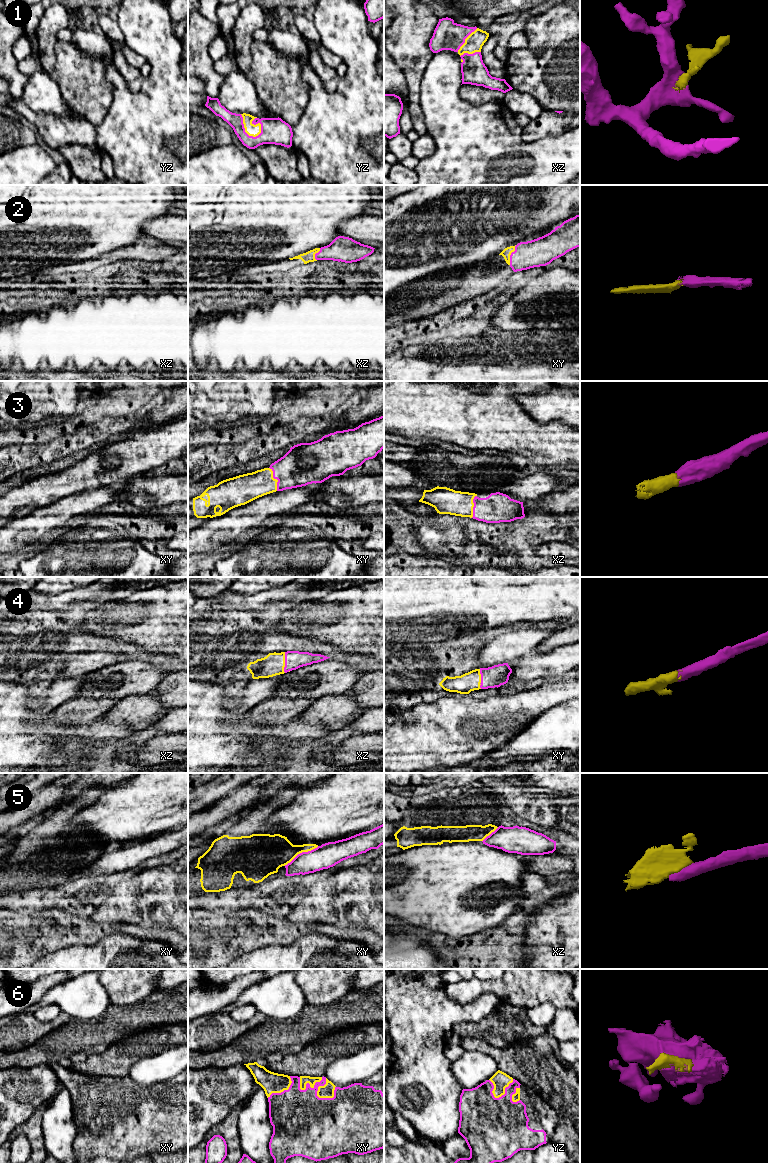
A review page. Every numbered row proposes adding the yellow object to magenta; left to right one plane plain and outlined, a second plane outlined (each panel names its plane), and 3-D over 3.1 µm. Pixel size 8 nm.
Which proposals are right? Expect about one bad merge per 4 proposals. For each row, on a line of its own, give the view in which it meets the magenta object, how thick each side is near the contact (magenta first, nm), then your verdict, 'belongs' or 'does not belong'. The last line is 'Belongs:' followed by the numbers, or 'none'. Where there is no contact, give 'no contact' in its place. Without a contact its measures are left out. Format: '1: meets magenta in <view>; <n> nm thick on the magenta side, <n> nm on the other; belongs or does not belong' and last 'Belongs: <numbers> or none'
1: meets magenta in yz; 200 nm thick on the magenta side, 100 nm on the other; belongs
2: meets magenta in xy; 220 nm thick on the magenta side, 70 nm on the other; belongs
3: meets magenta in xy; 320 nm thick on the magenta side, 220 nm on the other; belongs
4: meets magenta in xz; 140 nm thick on the magenta side, 180 nm on the other; belongs
5: meets magenta in xy; 200 nm thick on the magenta side, 280 nm on the other; does not belong
6: meets magenta in xy; 360 nm thick on the magenta side, 110 nm on the other; belongs
Belongs: 1, 2, 3, 4, 6

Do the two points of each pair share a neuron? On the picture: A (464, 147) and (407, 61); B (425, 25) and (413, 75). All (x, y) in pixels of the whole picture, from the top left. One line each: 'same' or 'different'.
A: different
B: same

